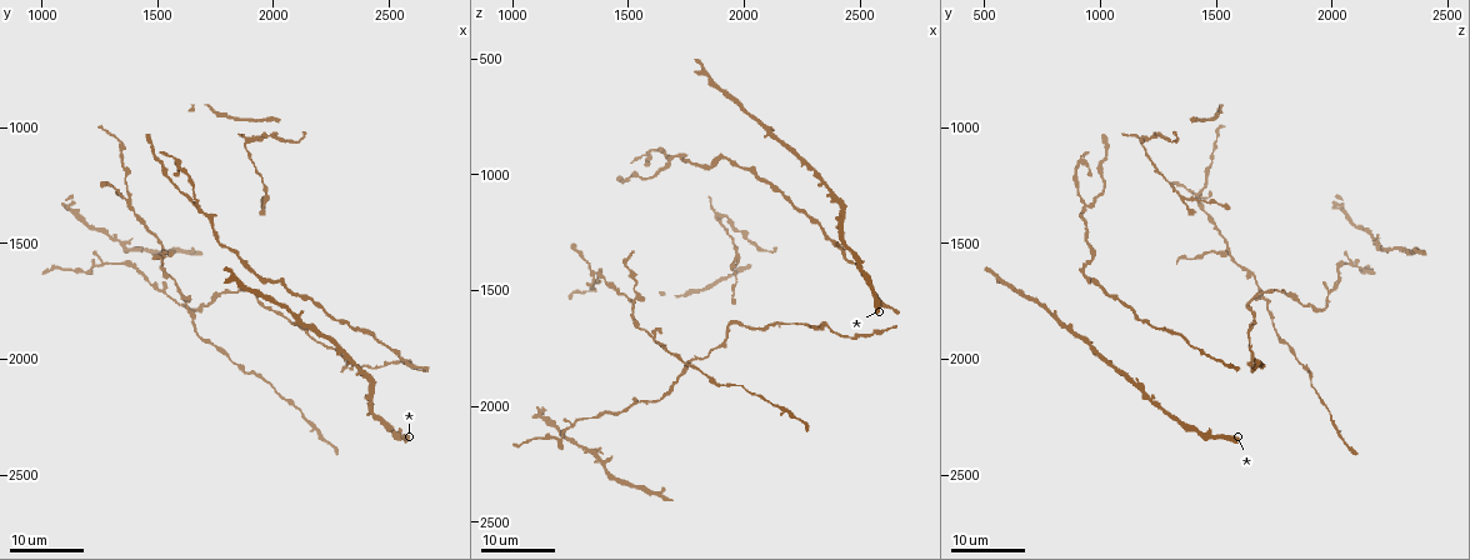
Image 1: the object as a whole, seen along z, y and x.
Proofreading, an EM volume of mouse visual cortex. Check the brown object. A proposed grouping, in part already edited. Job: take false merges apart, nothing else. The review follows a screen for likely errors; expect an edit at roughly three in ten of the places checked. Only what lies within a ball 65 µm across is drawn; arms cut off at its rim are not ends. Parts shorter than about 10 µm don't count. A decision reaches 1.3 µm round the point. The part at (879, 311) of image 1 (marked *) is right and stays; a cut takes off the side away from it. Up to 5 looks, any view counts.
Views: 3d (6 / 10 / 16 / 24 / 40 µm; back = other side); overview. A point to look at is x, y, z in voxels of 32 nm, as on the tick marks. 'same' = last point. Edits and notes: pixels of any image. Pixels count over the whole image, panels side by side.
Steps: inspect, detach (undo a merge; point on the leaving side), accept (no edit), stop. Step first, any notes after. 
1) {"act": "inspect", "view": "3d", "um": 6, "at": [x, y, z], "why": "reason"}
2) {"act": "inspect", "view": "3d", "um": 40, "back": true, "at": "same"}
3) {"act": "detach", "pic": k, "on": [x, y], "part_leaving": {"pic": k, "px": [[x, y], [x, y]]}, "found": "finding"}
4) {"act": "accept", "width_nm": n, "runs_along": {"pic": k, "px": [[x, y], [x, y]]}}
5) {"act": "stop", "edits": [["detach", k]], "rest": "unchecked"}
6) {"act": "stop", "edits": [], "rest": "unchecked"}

{"act": "inspect", "view": "3d", "um": 16, "at": [1940, 1750, 1650], "why": "calibre changes"}

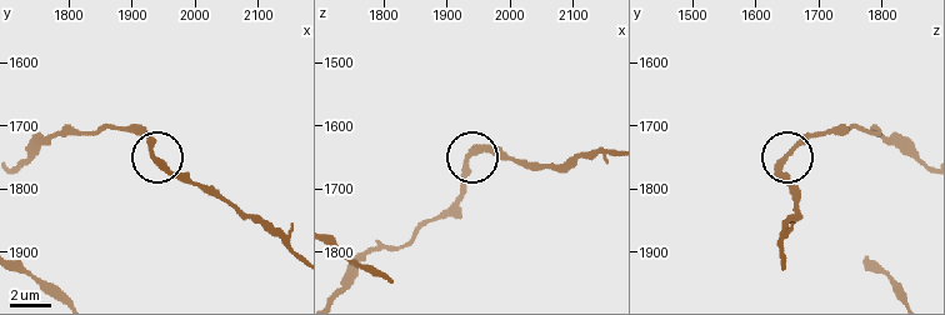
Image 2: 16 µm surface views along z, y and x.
{"act": "inspect", "view": "3d", "um": 10, "at": [1940, 1755, 1645]}

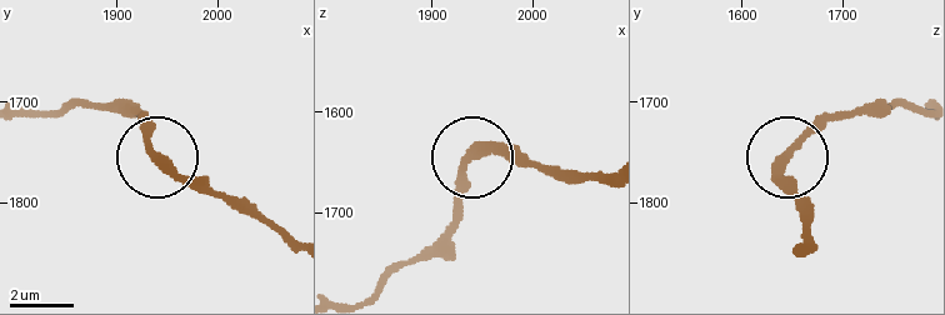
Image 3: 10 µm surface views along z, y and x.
{"act": "accept", "runs_along": {"pic": 3, "px": [[605, 176], [556, 176], [484, 151], [470, 160], [455, 221]]}, "found": "continuous, no second neuron"}

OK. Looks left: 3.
{"act": "inspect", "view": "3d", "um": 24, "at": [2120, 1730, 1040]}

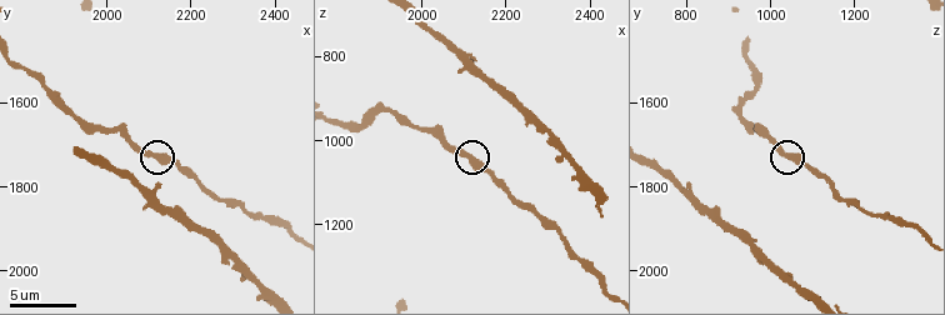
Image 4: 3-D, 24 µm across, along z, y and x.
{"act": "inspect", "view": "3d", "um": 10, "at": [2110, 1730, 1045]}

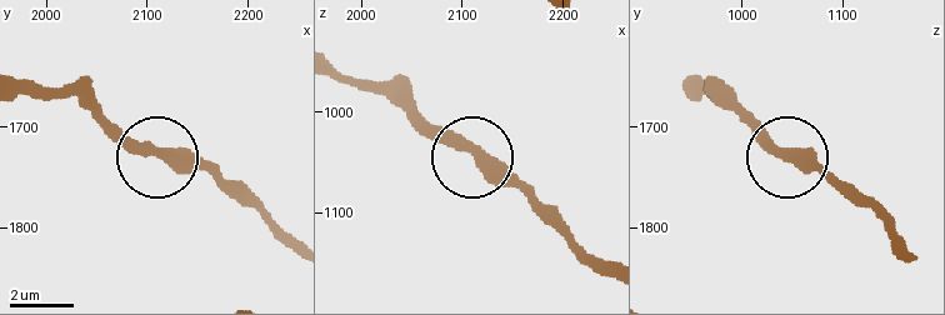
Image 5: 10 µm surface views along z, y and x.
{"act": "accept", "side_arm_um": 29, "found": "continuous, no second neuron"}

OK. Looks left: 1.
{"act": "stop", "edits": [], "rest": "unchecked"}

